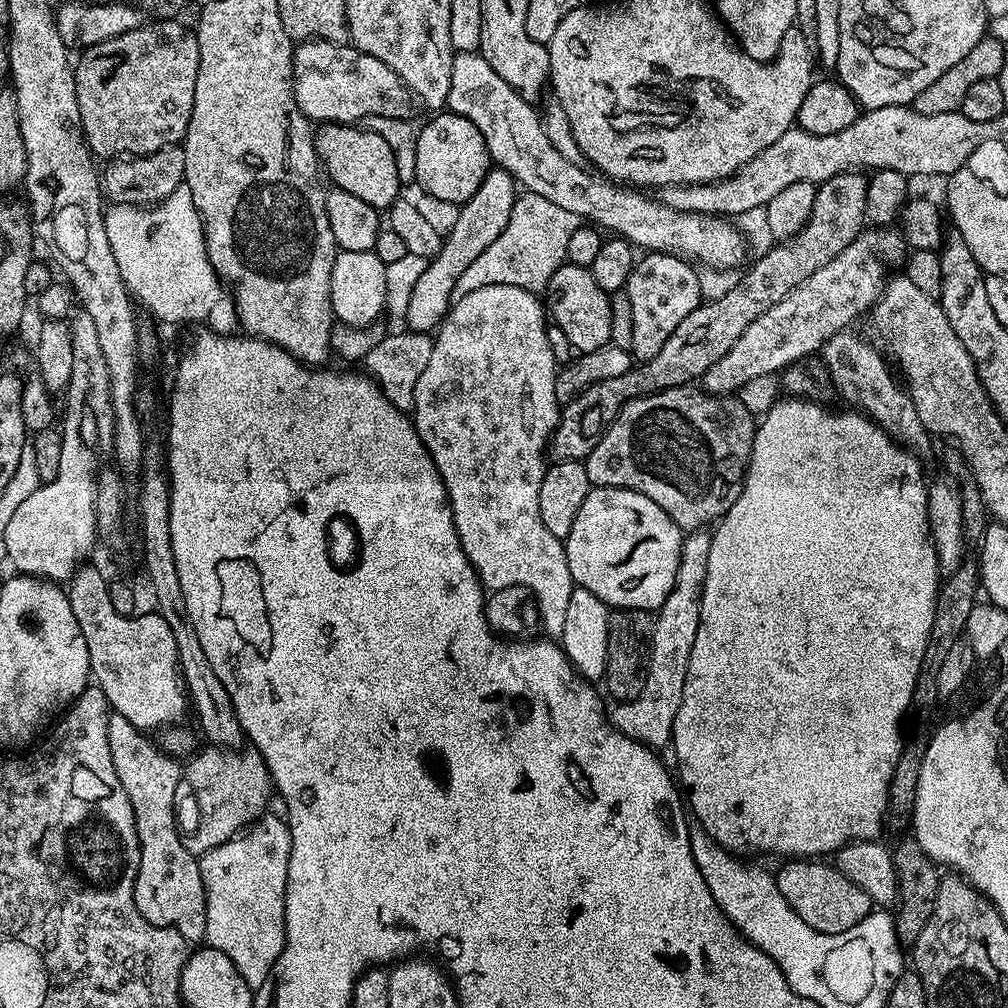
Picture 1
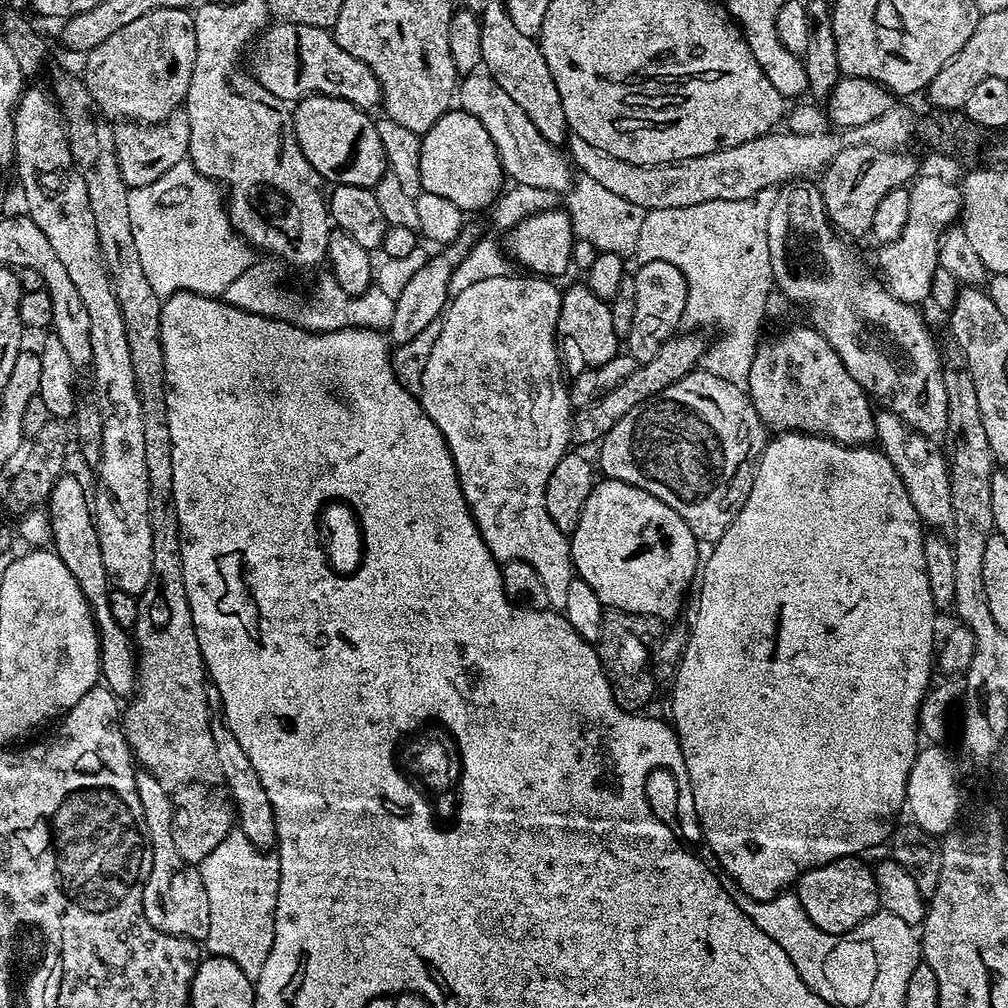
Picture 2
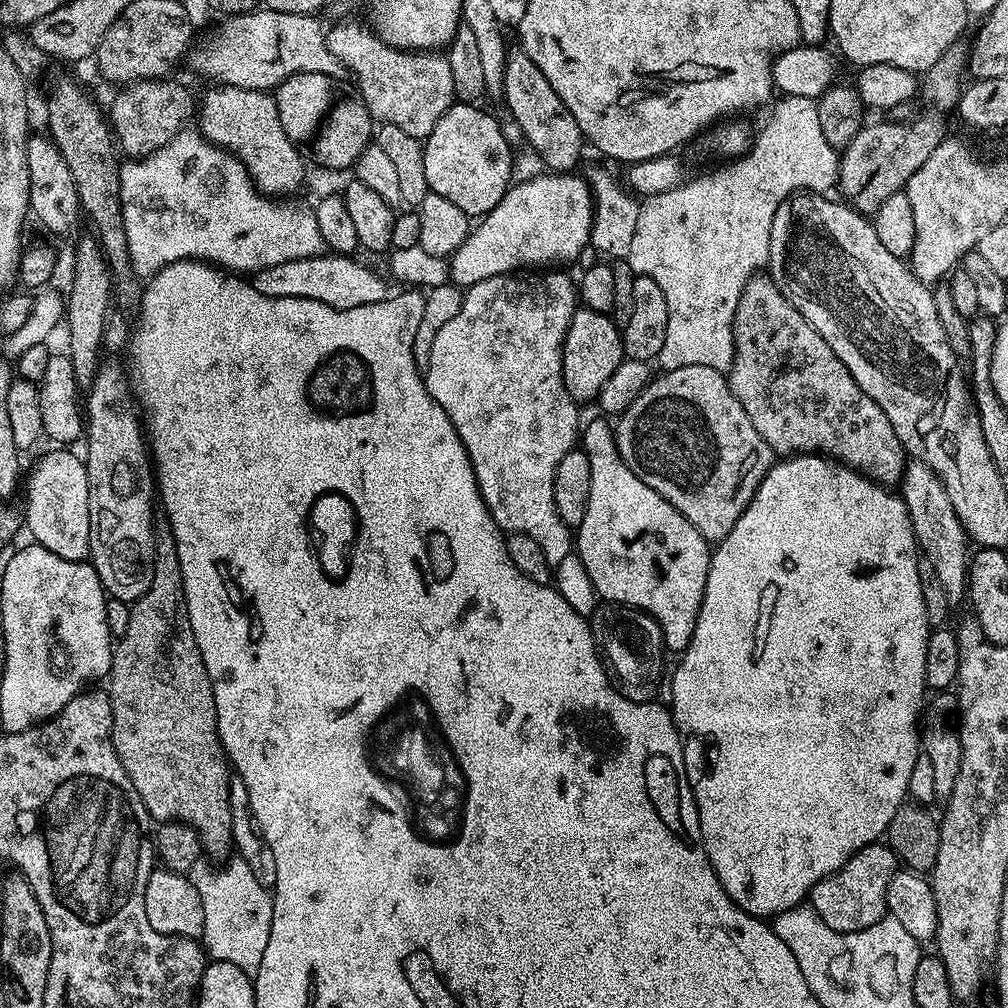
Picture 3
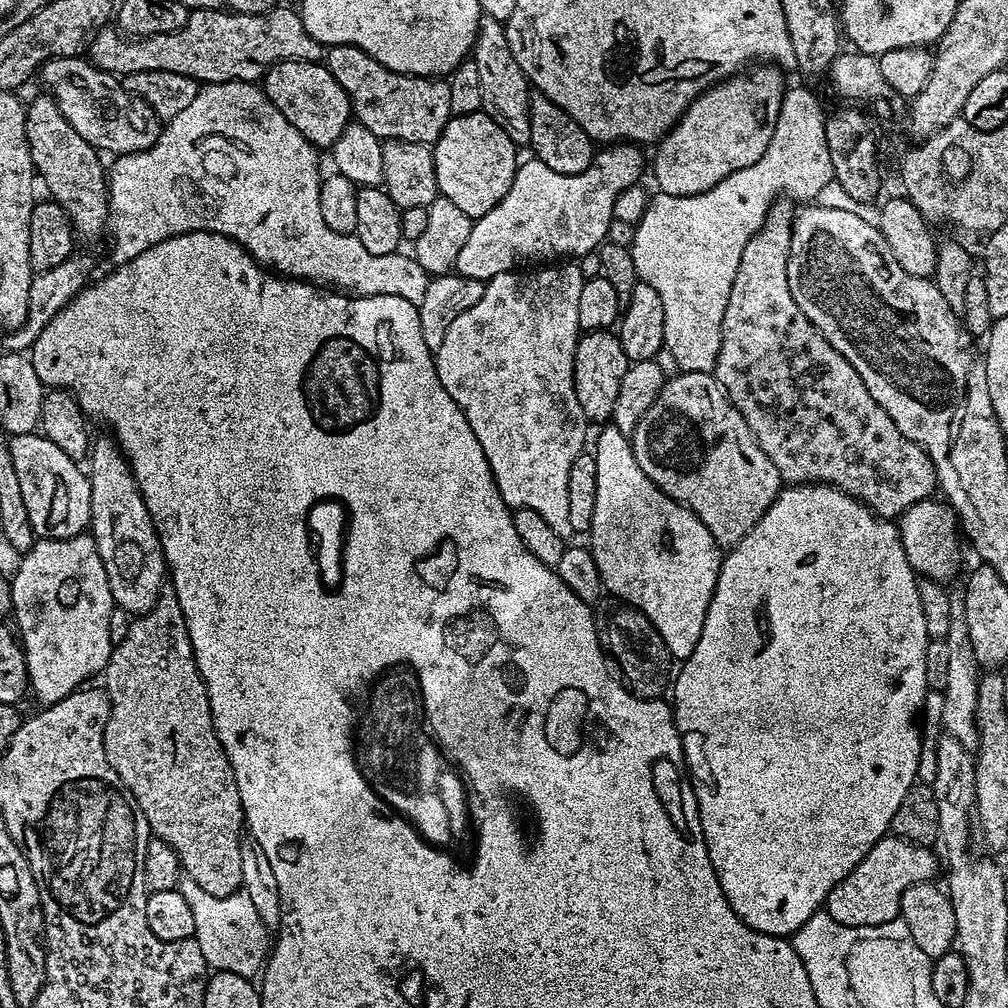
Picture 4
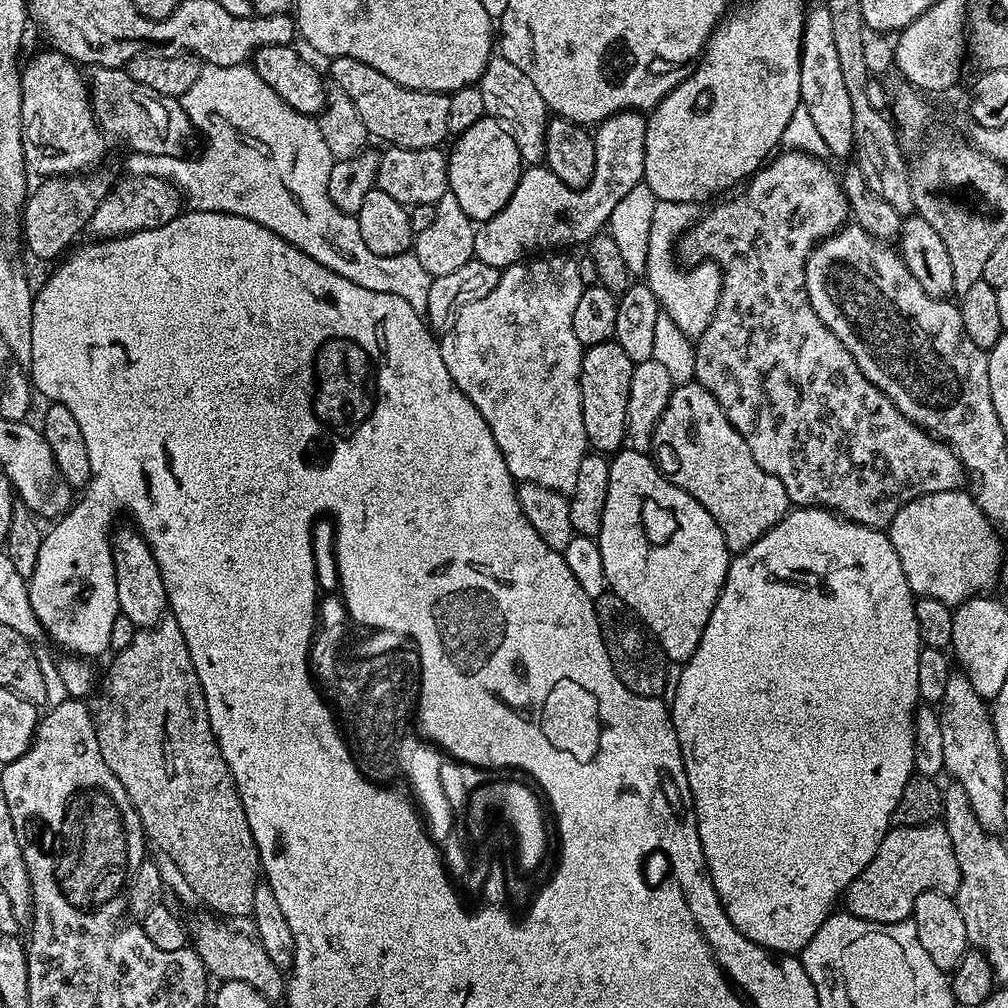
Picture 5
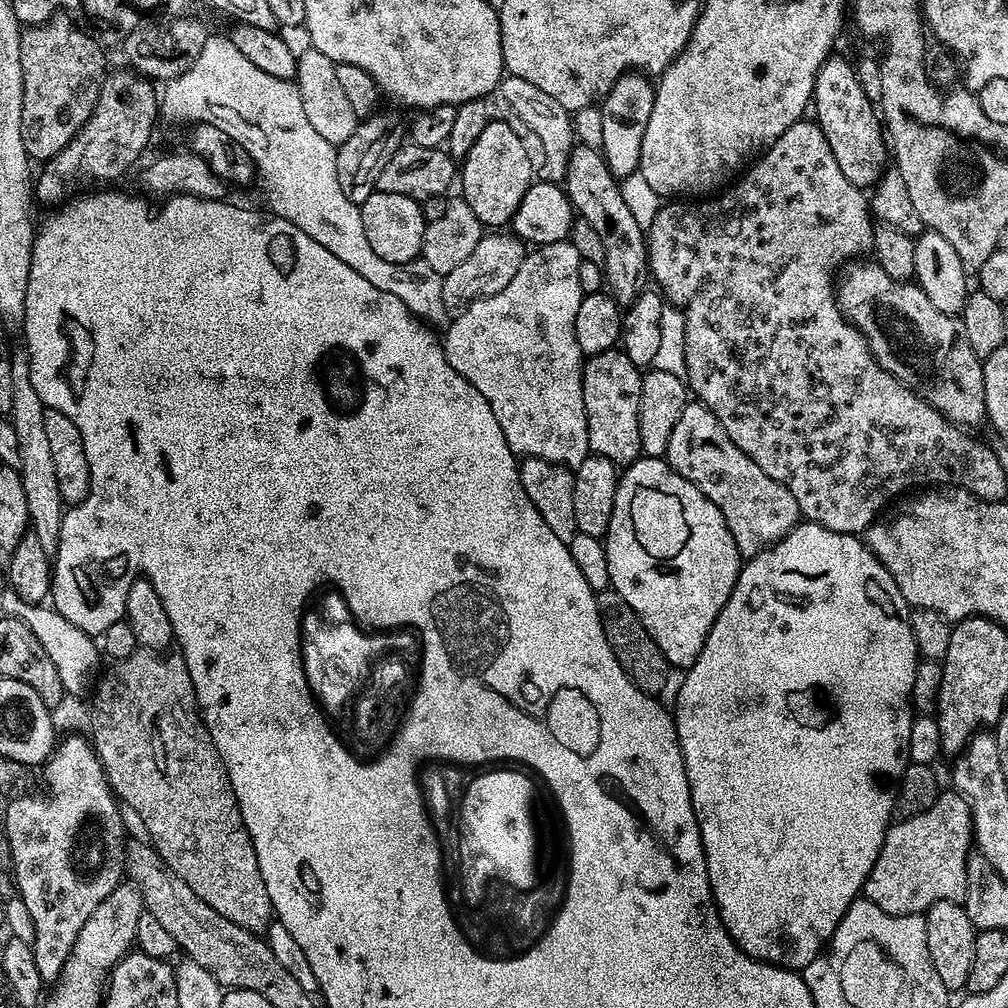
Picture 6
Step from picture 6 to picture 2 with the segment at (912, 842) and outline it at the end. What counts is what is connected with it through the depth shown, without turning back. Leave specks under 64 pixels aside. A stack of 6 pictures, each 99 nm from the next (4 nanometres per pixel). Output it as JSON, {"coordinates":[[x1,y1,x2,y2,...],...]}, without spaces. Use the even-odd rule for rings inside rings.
{"coordinates":[[844,856,817,868,809,868,796,881,794,894,818,930,826,934,849,932,880,908,875,871,871,867,867,868,862,861,860,856]]}

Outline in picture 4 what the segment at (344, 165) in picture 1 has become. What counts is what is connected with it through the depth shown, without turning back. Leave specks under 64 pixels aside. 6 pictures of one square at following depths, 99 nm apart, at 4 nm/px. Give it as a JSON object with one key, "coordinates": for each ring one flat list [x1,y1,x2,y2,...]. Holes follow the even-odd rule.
{"coordinates":[[284,60,268,69,262,77,262,87,268,101,280,111,282,118,290,122,317,150,328,150,338,138,342,138,353,119,352,103,338,86,334,74,323,62,314,60]]}

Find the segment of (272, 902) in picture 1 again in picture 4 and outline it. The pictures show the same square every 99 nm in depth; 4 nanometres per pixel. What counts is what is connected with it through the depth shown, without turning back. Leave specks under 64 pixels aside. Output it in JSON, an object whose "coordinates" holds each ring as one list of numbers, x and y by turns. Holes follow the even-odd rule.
{"coordinates":[[181,875,178,891,186,902,190,902,196,931,194,939,209,969,249,978,259,977,270,955,270,930,258,916,258,909,248,895,241,890,226,898,218,898,214,894,206,894,194,878,185,875]]}

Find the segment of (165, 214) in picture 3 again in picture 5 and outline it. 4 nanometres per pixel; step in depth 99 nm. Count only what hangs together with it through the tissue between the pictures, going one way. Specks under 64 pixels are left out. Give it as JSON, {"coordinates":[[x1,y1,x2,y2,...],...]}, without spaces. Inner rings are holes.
{"coordinates":[[248,64,234,66,201,67,198,78,186,94,179,98,184,113,188,115,193,129,205,136,204,149,200,156,188,160,184,156,135,157,131,171,138,176,160,176,180,191,183,203,198,212,225,212,238,218,250,218,266,230,274,230,278,238,293,244,334,274,366,286,366,290,378,290,382,294,398,294,402,302,410,302,414,310,424,314,428,310,430,286,434,277,418,262,411,251,393,256,379,256,362,242,355,215,338,210,328,193,330,170,333,166,330,146,322,142,322,130,311,116,303,116,294,106,286,106,262,78]]}

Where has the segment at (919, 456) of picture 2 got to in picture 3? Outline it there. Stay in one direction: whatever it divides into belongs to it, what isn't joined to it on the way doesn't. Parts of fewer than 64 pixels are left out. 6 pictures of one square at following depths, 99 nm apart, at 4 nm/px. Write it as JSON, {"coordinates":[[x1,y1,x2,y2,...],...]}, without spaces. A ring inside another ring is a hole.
{"coordinates":[[912,460,905,465,900,483,900,495,910,514,911,526,915,532,917,545,924,558,933,563,942,590,946,593,949,607,956,608,967,595,968,562,970,541,965,534,961,520,954,512,945,484,924,463]]}

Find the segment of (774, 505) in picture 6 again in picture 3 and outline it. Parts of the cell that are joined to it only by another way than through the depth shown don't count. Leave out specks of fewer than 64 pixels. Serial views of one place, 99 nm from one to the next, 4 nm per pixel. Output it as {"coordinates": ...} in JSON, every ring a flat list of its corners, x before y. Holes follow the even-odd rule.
{"coordinates":[[682,366,678,370,660,374,657,380,656,377,649,379,642,394,638,394,638,398,634,398,632,405,619,416,618,423,614,428,614,435,616,449,620,451,620,456,626,462,626,466,630,466,630,470,634,470,634,474,638,474,638,478,642,478,642,482,646,482,646,486,650,486,650,490,658,490,658,494,662,494,662,498,666,498,666,502,670,502,670,506,674,506,674,510,681,512,694,526,694,530,698,530,698,534,702,534,702,538,709,542,722,541,726,538,726,534,730,534,730,530,734,530,734,522,738,522,738,518,742,518,742,514,746,510,746,506,750,506,762,478,770,471,774,463,772,448,764,441,762,434,758,434,758,430,754,430,754,422,750,422,750,418,746,414,746,410,742,410,738,398,734,398,727,375,710,366]]}

